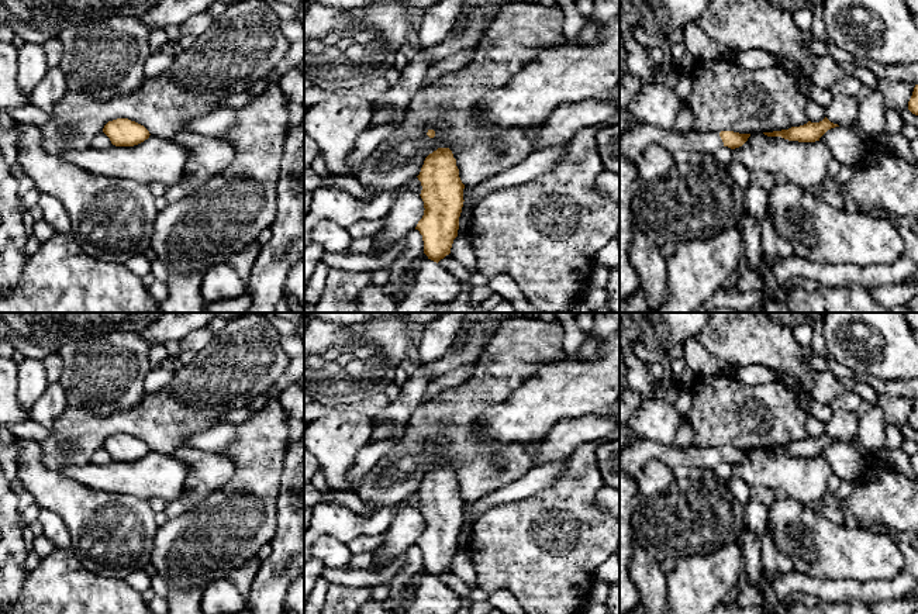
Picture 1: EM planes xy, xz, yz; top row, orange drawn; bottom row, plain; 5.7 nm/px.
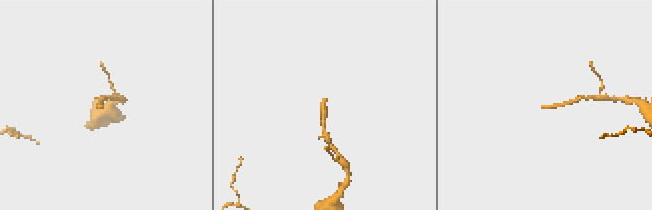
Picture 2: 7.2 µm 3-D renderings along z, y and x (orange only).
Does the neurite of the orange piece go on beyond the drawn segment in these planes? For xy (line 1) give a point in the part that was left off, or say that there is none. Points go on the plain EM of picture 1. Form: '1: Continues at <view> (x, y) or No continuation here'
1: No continuation here

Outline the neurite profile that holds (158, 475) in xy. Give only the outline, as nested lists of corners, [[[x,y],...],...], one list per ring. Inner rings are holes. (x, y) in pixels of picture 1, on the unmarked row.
[[[149,451],[134,462],[111,460],[104,466],[89,462],[84,466],[63,468],[61,472],[90,489],[144,500],[158,497],[170,503],[182,494],[189,468],[173,455]]]

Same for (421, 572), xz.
[[[421,568],[418,572],[417,572],[417,576],[414,577],[413,583],[410,584],[410,594],[404,599],[404,607],[408,607],[414,600],[415,600],[415,593],[417,593],[417,589],[422,580],[422,577],[428,575],[428,572]]]

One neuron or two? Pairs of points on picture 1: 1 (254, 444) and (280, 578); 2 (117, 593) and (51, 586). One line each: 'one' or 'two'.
1: two
2: one

